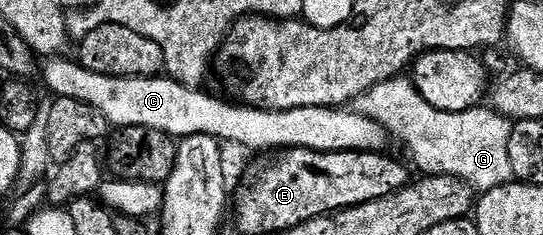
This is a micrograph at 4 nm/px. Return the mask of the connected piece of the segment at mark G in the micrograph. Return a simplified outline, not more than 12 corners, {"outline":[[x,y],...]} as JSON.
{"outline":[[412,78],[356,100],[422,176],[481,193],[514,178],[514,124],[423,101]]}

